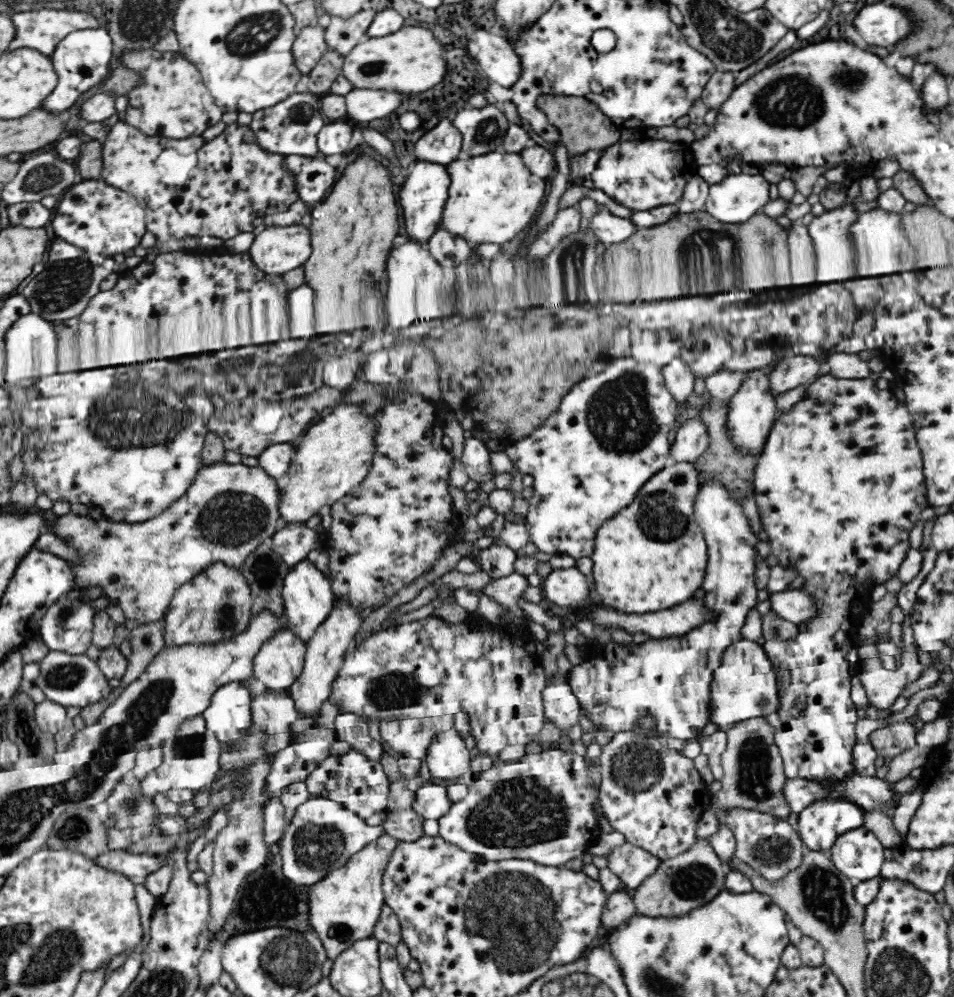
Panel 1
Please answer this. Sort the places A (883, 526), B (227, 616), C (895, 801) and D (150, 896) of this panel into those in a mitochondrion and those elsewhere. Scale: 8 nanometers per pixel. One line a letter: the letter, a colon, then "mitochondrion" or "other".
A: other
B: mitochondrion
C: other
D: other

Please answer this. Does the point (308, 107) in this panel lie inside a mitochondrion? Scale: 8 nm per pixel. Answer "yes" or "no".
yes

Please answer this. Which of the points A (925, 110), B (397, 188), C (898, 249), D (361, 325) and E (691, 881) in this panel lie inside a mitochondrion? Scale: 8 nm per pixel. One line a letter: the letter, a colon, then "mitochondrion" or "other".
A: other
B: other
C: mitochondrion
D: other
E: mitochondrion

